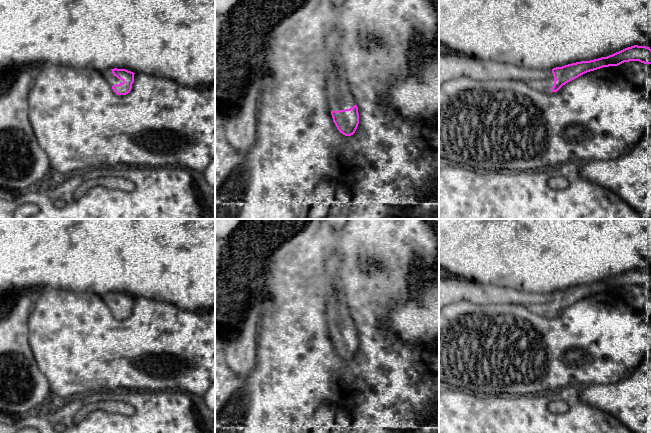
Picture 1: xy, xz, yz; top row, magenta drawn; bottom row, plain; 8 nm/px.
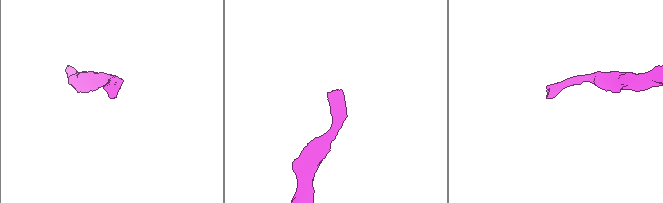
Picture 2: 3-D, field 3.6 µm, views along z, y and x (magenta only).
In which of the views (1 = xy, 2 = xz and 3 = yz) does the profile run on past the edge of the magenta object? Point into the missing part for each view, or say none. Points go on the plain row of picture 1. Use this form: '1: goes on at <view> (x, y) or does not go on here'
1: goes on at xy (108, 299)
2: goes on at xz (340, 322)
3: goes on at yz (451, 289)

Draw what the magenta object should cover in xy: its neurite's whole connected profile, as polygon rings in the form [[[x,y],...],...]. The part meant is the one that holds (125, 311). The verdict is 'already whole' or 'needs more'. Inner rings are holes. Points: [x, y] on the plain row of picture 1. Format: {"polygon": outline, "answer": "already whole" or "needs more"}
{"polygon": [[[107,293],[102,296],[102,299],[107,306],[112,310],[113,315],[117,319],[126,319],[132,313],[134,306],[134,298],[126,293]]], "answer": "needs more"}

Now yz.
{"polygon": [[[634,269],[607,281],[581,285],[553,293],[526,293],[511,288],[479,284],[458,277],[439,277],[439,310],[447,304],[468,300],[474,304],[513,303],[544,316],[557,316],[566,307],[603,291],[639,285],[651,288],[651,273]]], "answer": "needs more"}

